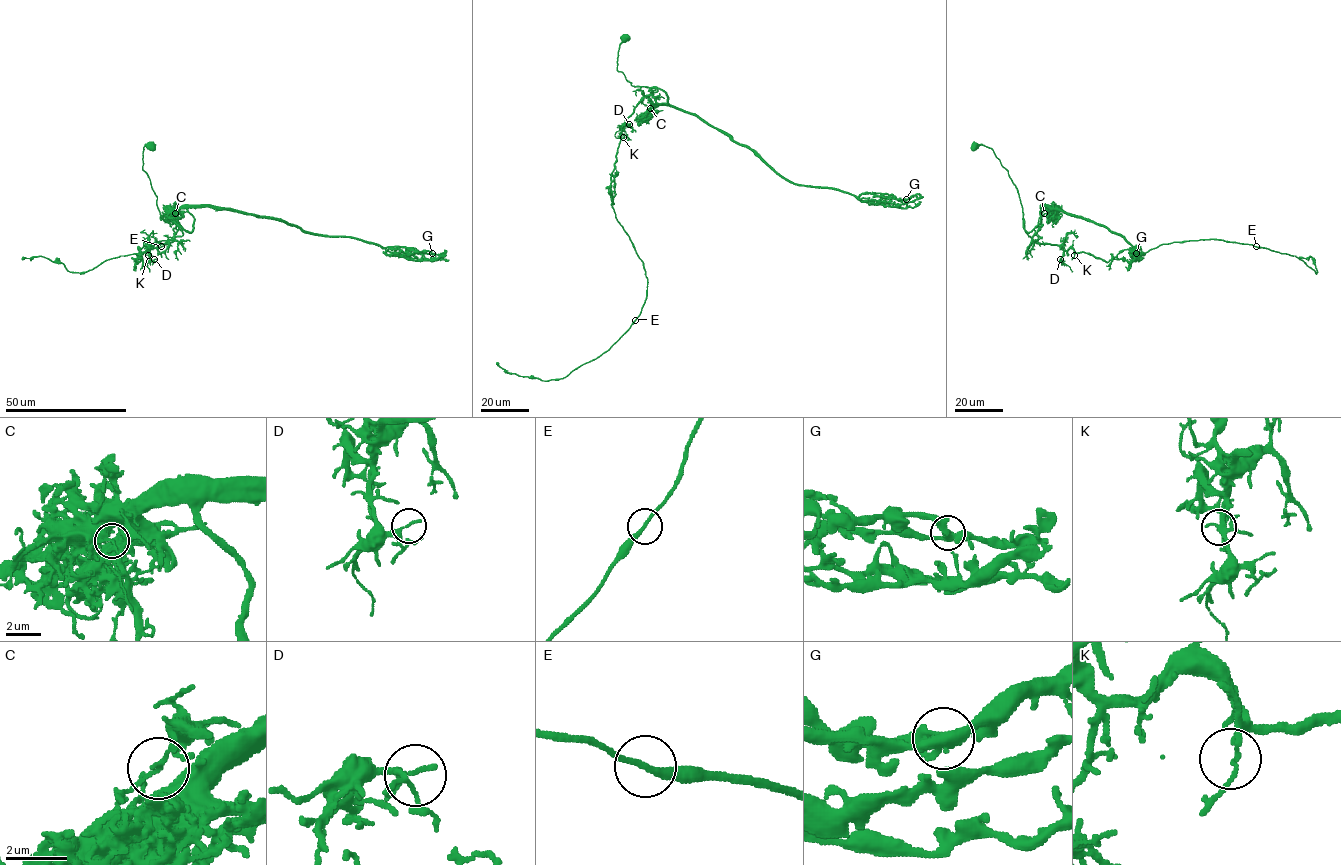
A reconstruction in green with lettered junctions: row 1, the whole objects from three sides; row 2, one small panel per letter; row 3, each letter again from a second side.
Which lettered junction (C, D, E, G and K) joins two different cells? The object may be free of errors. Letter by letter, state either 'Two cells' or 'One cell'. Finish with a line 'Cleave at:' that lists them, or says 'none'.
C: Two cells
D: One cell
E: One cell
G: One cell
K: One cell
Cleave at: C

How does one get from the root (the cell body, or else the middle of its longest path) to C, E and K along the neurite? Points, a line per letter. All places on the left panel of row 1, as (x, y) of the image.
C: (149, 145), (143, 147), (142, 169), (160, 215), (174, 223), (181, 236), (174, 237), (175, 213)
E: (149, 145), (142, 169), (160, 215), (183, 234), (152, 244), (136, 262), (145, 245), (173, 240), (161, 246)
K: (149, 145), (143, 147), (142, 169), (157, 197), (160, 215), (183, 234), (152, 244), (146, 248), (148, 255)

